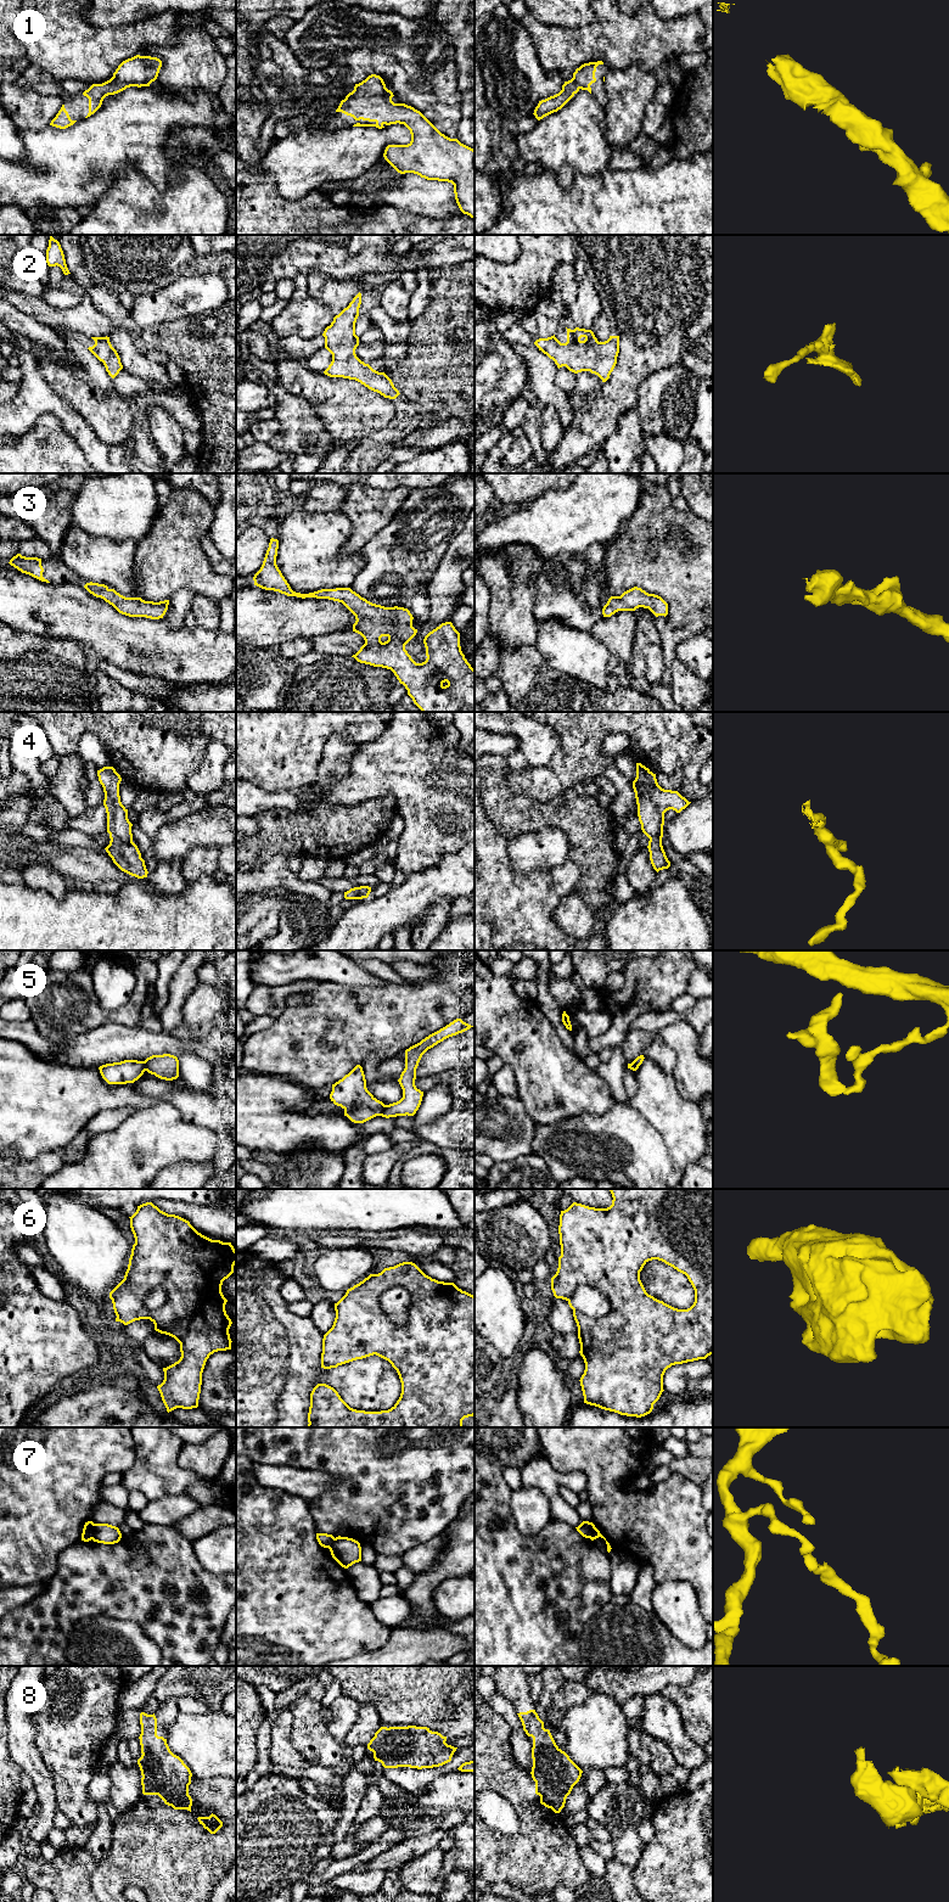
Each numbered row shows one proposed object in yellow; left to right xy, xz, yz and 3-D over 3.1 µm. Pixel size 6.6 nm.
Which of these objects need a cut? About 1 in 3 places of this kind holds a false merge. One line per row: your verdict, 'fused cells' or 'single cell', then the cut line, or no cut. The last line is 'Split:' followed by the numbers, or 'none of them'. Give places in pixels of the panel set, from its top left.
1: single cell; cut none
2: single cell; cut none
3: single cell; cut none
4: single cell; cut none
5: fused cells; cut xz (385, 1105), (380, 1115)
6: fused cells; cut xz (392, 1285), (399, 1285), (409, 1294), (408, 1319), (404, 1324)
7: fused cells; cut xy (94, 1524), (91, 1538)
8: single cell; cut none
Split: 5, 6, 7

